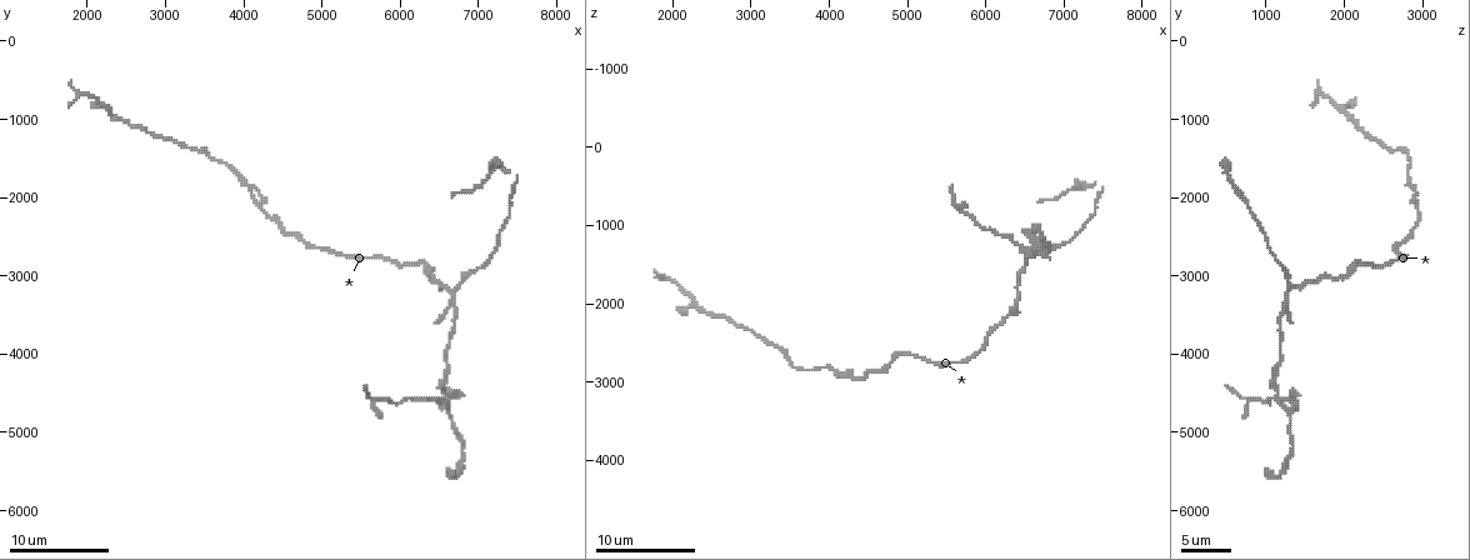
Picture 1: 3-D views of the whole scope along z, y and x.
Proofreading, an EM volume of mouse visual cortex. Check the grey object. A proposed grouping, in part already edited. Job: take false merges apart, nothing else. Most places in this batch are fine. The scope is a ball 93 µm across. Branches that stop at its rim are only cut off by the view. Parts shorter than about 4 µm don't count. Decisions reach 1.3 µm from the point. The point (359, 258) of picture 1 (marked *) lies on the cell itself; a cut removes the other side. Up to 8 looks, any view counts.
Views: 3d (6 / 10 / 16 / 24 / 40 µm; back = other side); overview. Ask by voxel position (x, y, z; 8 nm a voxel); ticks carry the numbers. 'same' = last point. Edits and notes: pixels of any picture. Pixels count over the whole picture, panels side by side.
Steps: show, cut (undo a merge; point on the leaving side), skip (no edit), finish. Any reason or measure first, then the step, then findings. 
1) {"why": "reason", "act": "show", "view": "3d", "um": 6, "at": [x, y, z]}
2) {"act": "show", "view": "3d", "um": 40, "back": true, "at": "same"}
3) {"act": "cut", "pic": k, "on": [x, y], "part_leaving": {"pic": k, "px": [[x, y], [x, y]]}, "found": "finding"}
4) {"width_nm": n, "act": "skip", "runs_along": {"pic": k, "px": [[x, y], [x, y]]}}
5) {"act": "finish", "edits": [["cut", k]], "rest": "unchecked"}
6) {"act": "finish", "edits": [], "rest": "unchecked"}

{"why": "a fork", "act": "show", "view": "3d", "um": 10, "at": [6650, 3250, 1250]}

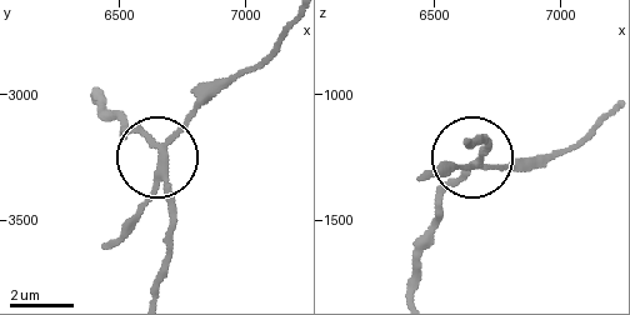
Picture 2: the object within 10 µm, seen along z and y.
{"width_nm": 200, "act": "cut", "pic": 2, "on": [186, 123], "part_leaving": {"pic": 2, "px": [[160, 163], [168, 141], [289, 20]]}, "found": "two cells meet here"}

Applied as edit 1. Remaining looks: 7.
{"why": "four or more arms meet", "act": "show", "view": "3d", "um": 10, "at": [6650, 4700, 1350]}

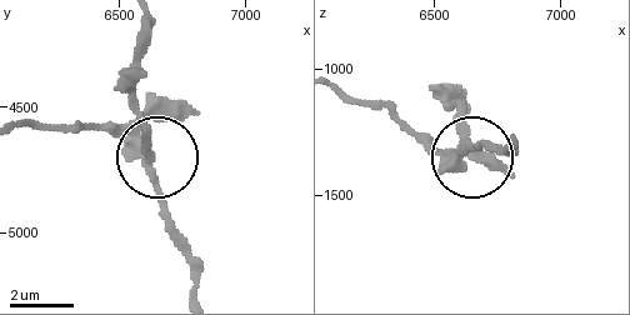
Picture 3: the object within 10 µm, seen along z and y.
{"act": "cut", "pic": 3, "on": [150, 113], "part_leaving": {"pic": 3, "px": [[144, 160], [128, 141], [95, 131], [23, 123]]}, "found": "a second cell is stuck on"}

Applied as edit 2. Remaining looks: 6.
{"why": "calibre changes", "act": "show", "view": "3d", "um": 10, "at": [6400, 3000, 2050]}

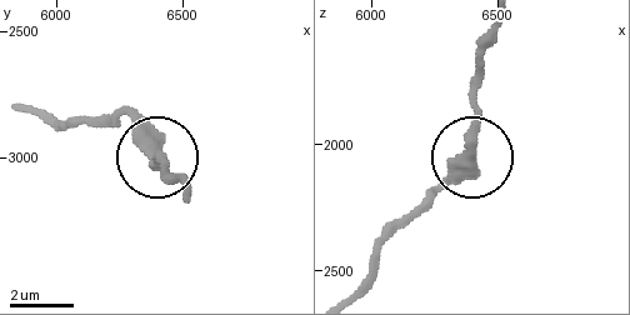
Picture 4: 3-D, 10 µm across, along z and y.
{"act": "show", "view": "3d", "um": 6, "at": "same"}

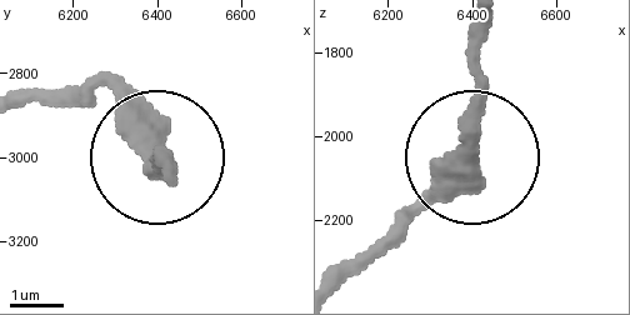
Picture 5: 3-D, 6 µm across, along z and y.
{"act": "skip", "runs_along": {"pic": 5, "px": [[340, 290], [470, 156], [475, 21]]}, "found": "continuous, no second cell"}

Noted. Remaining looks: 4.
{"why": "see it whole again", "act": "show", "view": "overview"}

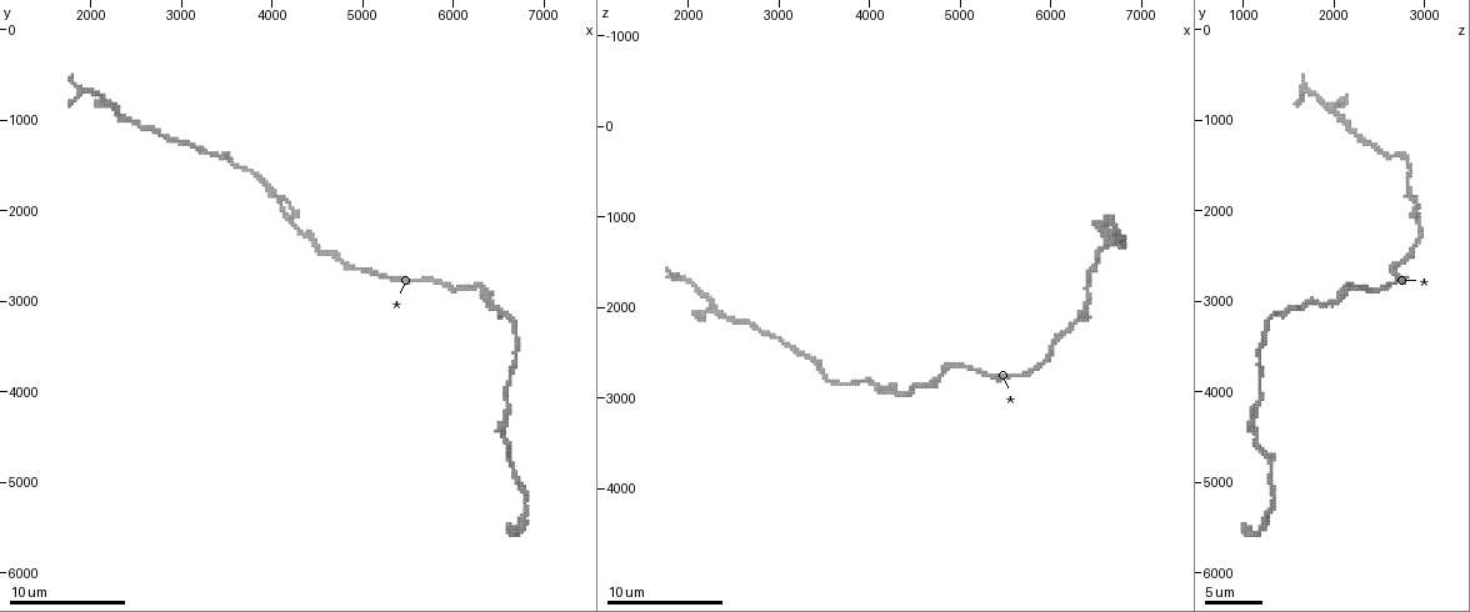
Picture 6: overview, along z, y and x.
{"why": "side arm on a straight run", "act": "show", "view": "3d", "um": 16, "at": [2250, 850, 1950]}

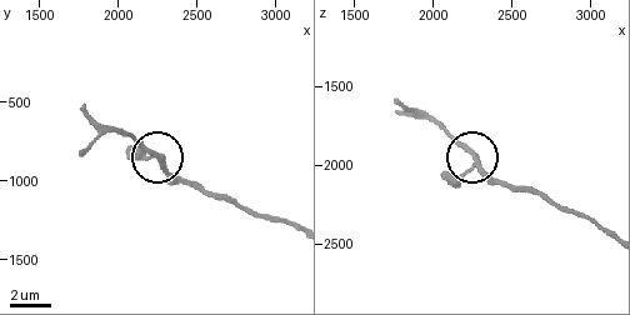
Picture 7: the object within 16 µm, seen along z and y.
{"act": "skip", "runs_along": {"pic": 7, "px": [[608, 235], [536, 194], [501, 184], [438, 124]]}, "found": "one cell here"}

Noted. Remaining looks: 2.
{"act": "finish", "edits": [["cut", 2], ["cut", 3]], "rest": "unchecked"}

